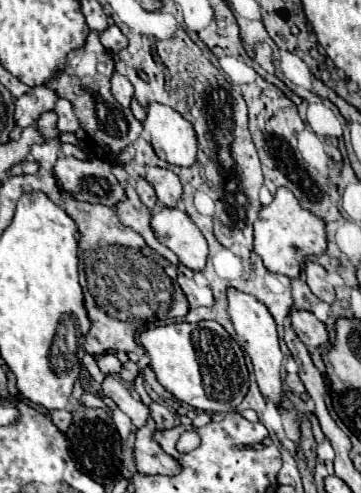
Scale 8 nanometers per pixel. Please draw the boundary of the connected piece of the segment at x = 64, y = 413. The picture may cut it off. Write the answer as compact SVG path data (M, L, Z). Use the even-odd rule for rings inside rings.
M69 409L51 411L51 421L53 421L61 431L67 431L69 425L71 425L71 411L69 411Z

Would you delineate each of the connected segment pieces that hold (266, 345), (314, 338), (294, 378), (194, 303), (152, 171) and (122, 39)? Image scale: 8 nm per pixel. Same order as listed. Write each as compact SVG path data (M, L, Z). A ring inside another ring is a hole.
M229 289L227 297L229 297L229 315L231 315L231 321L233 321L235 331L237 331L237 341L249 353L249 357L253 361L255 377L257 377L257 385L261 389L261 395L279 407L283 403L283 381L281 381L283 353L279 347L275 321L271 317L271 313L267 311L267 307L263 303L259 303L253 295L241 293L237 289Z
M291 311L291 321L297 337L309 347L327 347L329 345L329 333L325 325L309 311Z
M287 375L287 379L285 379L285 383L287 383L287 387L293 391L293 395L299 395L301 399L309 399L309 395L307 395L307 389L305 389L305 385L303 385L303 381L299 379L299 375Z
M179 273L179 285L181 285L183 293L187 295L187 301L189 301L191 309L195 309L195 307L211 307L215 303L213 291L209 287L199 287L193 279L185 277L183 273Z
M145 167L145 179L155 187L159 203L165 207L177 207L183 195L183 185L173 171L161 167Z
M111 25L111 27L107 27L107 29L101 33L101 43L103 43L111 53L119 53L121 49L127 47L127 37L119 31L117 25Z

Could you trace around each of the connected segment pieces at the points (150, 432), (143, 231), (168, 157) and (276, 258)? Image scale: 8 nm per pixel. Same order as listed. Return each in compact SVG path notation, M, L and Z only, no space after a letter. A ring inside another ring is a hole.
M149 419L149 423L141 429L137 429L137 441L135 441L135 463L137 471L143 475L175 475L179 471L179 463L167 455L159 443L153 439L155 435L155 421Z
M125 185L125 187L127 187L127 201L119 203L119 207L113 207L121 223L127 227L133 227L151 249L155 249L159 255L169 259L173 265L181 265L179 257L171 249L167 249L163 243L159 243L155 231L151 229L151 211L141 203L137 191L131 185Z
M151 103L143 127L151 135L151 145L159 159L179 167L195 165L197 135L193 125L181 113L167 105Z
M279 187L273 195L273 201L259 211L259 217L255 221L255 253L263 259L265 267L271 273L281 273L289 279L295 279L301 273L305 257L321 255L325 253L325 249L325 221L309 209L303 209L297 197L287 187Z

